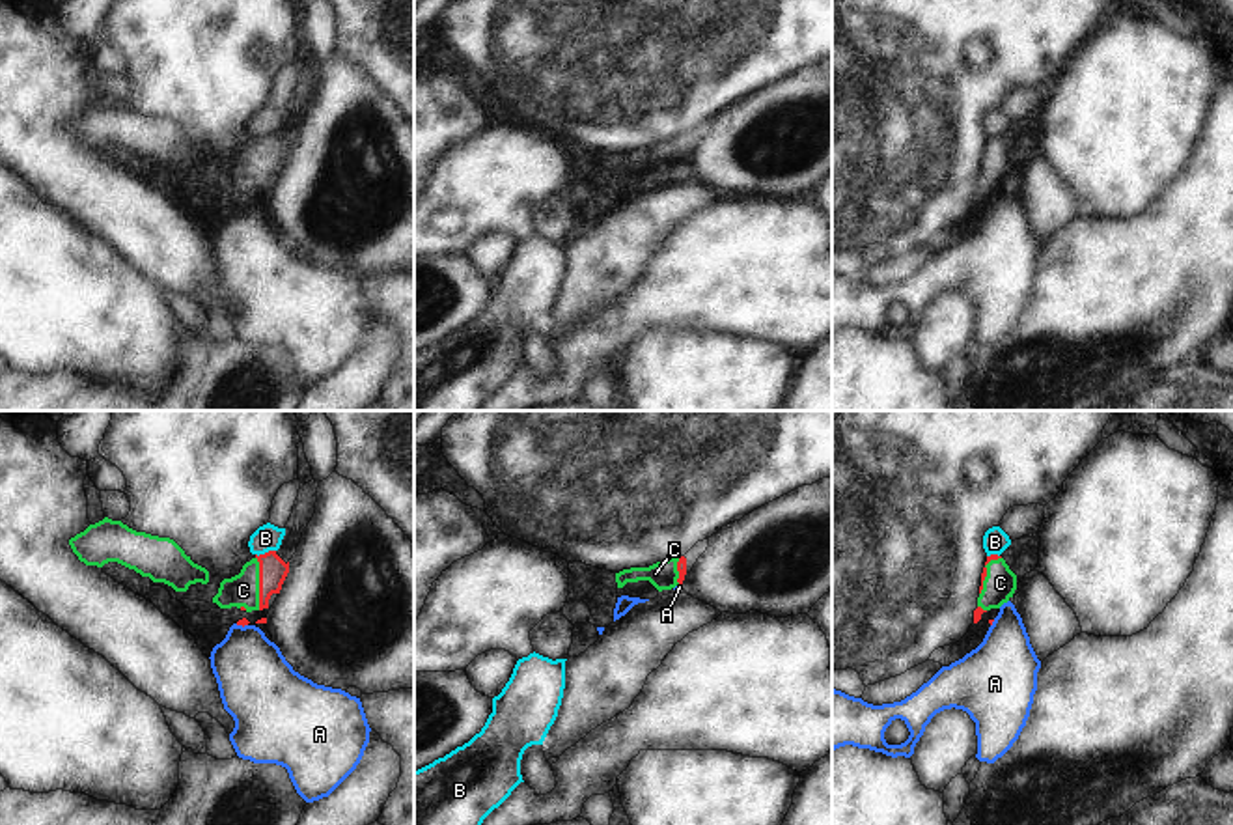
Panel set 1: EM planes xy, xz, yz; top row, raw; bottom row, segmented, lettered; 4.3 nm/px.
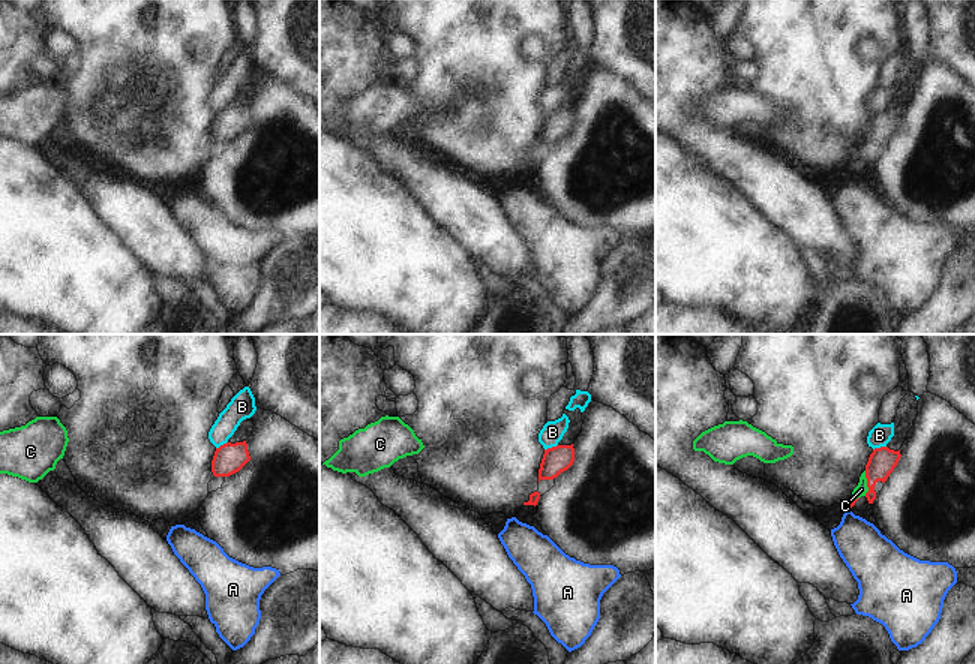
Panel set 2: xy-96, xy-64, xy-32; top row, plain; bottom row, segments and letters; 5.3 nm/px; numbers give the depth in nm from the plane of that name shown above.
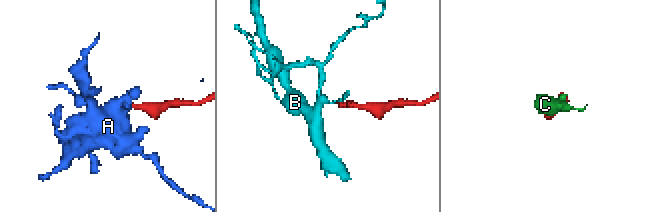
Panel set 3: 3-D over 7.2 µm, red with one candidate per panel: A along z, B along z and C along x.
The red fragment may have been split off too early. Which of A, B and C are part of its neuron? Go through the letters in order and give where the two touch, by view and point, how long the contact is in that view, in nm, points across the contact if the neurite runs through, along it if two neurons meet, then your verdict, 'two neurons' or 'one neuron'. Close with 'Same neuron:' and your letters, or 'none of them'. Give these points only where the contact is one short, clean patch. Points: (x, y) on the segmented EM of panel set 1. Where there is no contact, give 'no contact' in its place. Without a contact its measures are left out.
A: contact xy (241, 624); length 60 nm; border xy (235, 624), (247, 626); two neurons
B: contact xy (265, 553); length 90 nm; border xy (275, 549), (256, 555); two neurons
C: contact xy (260, 583); length 240 nm; way xy (273, 570), (260, 583), (243, 590); one neuron
Same neuron: C

